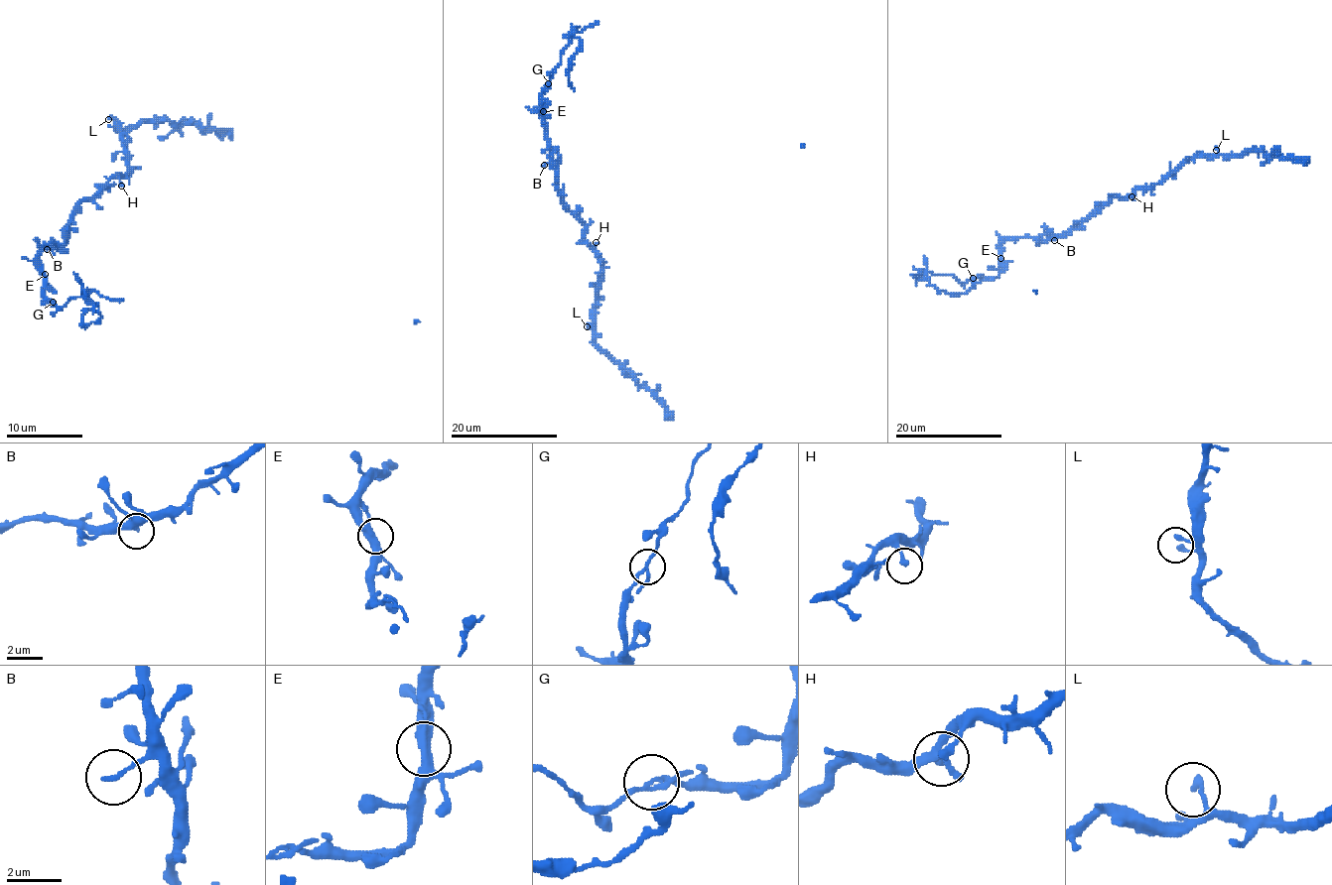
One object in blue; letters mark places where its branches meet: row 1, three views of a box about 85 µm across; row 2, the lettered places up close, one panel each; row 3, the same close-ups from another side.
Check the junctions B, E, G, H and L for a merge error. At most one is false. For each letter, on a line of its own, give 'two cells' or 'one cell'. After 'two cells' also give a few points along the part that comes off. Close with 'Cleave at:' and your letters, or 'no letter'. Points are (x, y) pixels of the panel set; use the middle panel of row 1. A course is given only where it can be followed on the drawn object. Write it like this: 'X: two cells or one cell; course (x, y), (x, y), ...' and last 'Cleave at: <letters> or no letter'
B: one cell
E: one cell
G: two cells; course (548, 83), (563, 50), (578, 37), (582, 46), (568, 68), (570, 84), (575, 91)
H: one cell
L: one cell
Cleave at: G

